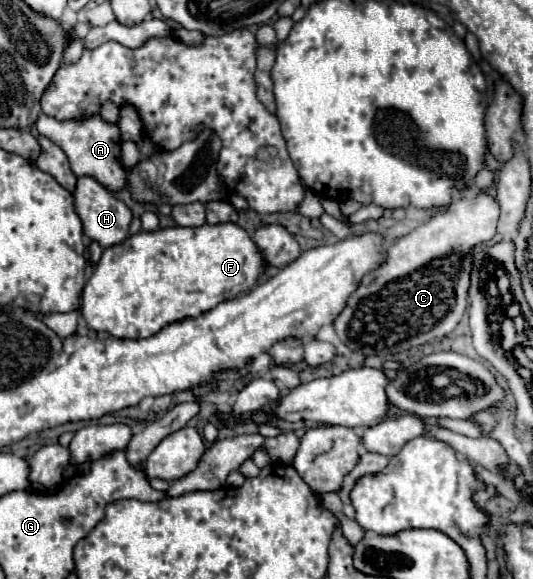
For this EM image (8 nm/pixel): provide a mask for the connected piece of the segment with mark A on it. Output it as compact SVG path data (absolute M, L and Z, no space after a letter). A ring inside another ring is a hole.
M41 113L35 127L41 135L51 139L55 145L59 145L65 151L65 155L71 163L71 169L77 177L91 175L111 193L117 193L127 187L125 169L121 165L121 131L119 131L117 123L107 123L99 113L83 115L83 117L67 119L67 121L59 121L59 119L53 119L53 117Z

